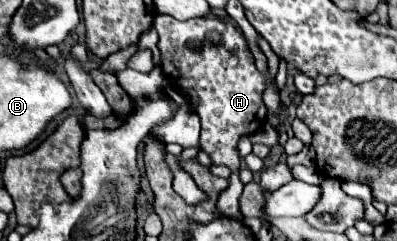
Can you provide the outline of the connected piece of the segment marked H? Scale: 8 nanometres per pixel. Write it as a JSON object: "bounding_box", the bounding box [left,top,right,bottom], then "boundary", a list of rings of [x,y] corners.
{"bounding_box":[154,16,280,222],"boundary":[[[156,16],[154,28],[160,34],[158,46],[162,52],[162,72],[166,80],[190,96],[188,104],[198,112],[202,120],[202,150],[210,154],[214,164],[232,168],[232,176],[228,178],[230,188],[218,198],[218,210],[224,216],[242,222],[244,216],[240,214],[238,198],[244,186],[238,180],[238,140],[242,136],[254,134],[266,122],[268,110],[262,102],[262,92],[276,78],[280,60],[274,56],[274,52],[270,52],[266,40],[259,38],[259,48],[268,60],[268,72],[258,72],[246,36],[234,24],[222,22],[218,18],[192,18],[180,22],[172,16]]]}

